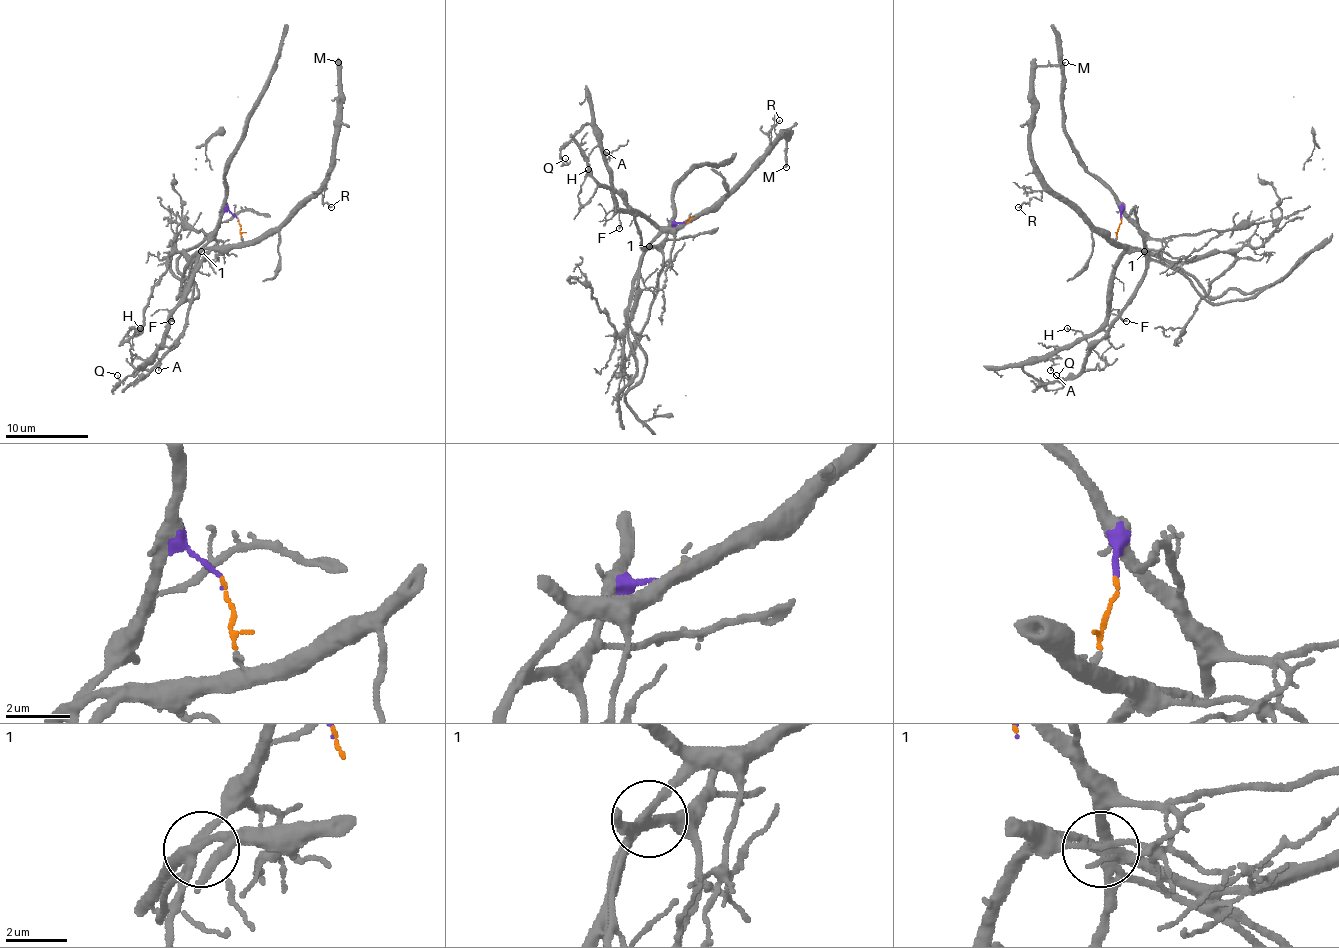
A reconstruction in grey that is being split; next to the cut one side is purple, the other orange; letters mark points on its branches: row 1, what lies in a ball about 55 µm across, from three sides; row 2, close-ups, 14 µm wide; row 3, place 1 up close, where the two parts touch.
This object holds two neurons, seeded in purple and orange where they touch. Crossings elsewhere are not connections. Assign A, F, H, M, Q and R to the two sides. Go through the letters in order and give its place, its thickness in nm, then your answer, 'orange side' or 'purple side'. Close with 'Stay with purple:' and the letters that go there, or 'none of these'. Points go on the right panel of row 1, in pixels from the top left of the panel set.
A: place (1050, 370); calibre 80 nm; orange side
F: place (1126, 321); calibre 130 nm; orange side
H: place (1067, 328); calibre 120 nm; purple side
M: place (1065, 62); calibre 180 nm; orange side
Q: place (1056, 375); calibre 70 nm; orange side
R: place (1018, 207); calibre 120 nm; orange side
Stay with purple: H

